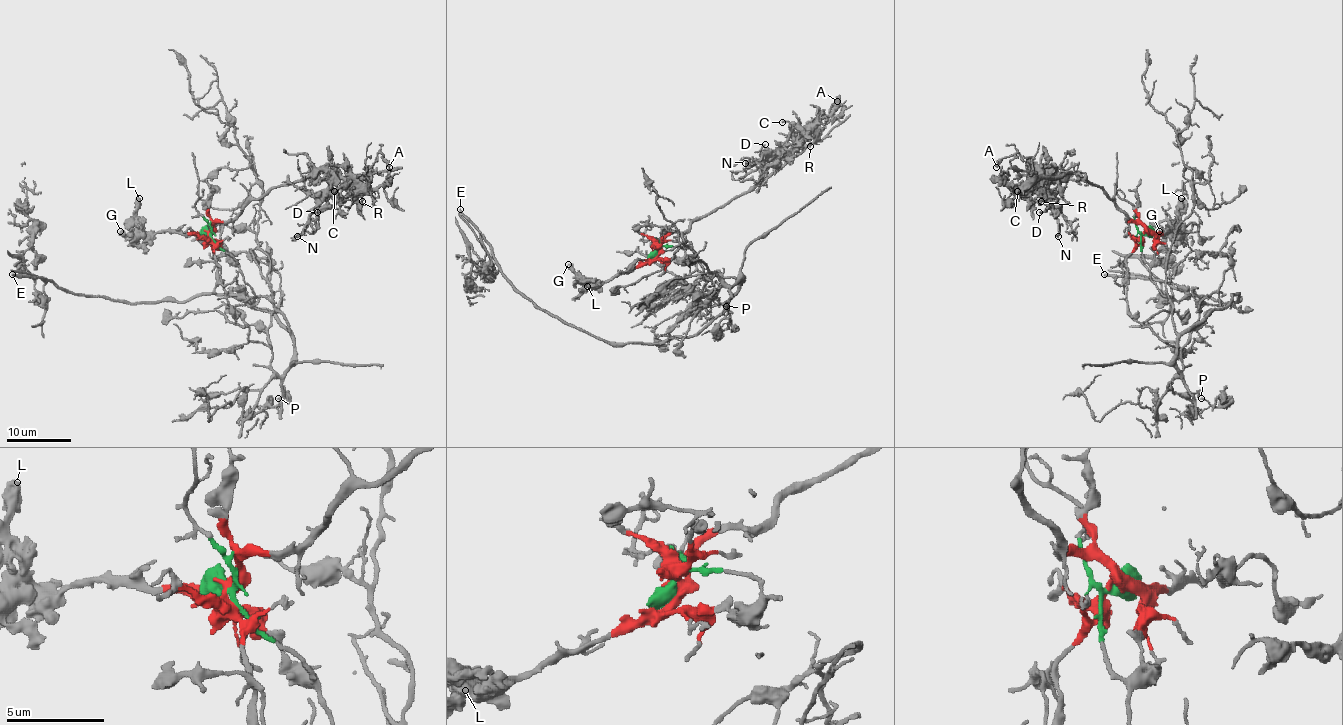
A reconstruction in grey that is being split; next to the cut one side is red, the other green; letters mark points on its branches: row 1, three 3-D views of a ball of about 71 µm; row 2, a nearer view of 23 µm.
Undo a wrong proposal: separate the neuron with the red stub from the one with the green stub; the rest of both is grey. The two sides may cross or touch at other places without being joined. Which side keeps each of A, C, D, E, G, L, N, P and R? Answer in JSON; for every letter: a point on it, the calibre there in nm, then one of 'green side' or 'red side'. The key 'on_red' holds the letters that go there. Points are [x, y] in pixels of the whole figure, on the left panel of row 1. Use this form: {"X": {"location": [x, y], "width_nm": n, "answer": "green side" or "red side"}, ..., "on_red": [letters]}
{"A": {"location": [389, 167], "width_nm": 300, "answer": "red side"}, "C": {"location": [334, 191], "width_nm": 200, "answer": "red side"}, "D": {"location": [317, 212], "width_nm": 160, "answer": "red side"}, "E": {"location": [12, 274], "width_nm": 240, "answer": "green side"}, "G": {"location": [120, 231], "width_nm": 550, "answer": "red side"}, "L": {"location": [139, 198], "width_nm": 550, "answer": "red side"}, "N": {"location": [297, 236], "width_nm": 110, "answer": "red side"}, "P": {"location": [278, 398], "width_nm": 130, "answer": "green side"}, "R": {"location": [362, 201], "width_nm": 120, "answer": "red side"}, "on_red": ["A", "C", "D", "G", "L", "N", "R"]}

